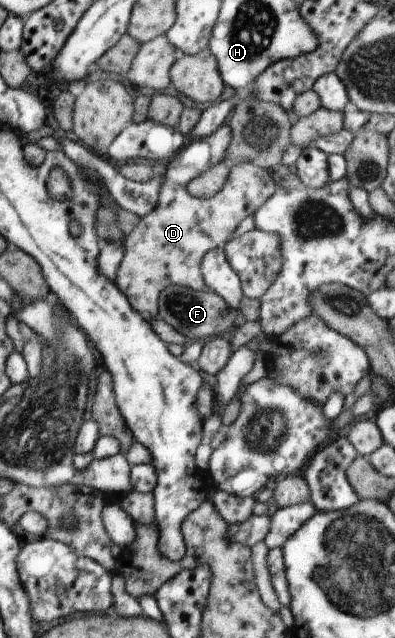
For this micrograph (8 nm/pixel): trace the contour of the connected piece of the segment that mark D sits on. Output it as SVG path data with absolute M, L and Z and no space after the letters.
M227 123L207 137L192 140L190 144L186 144L175 156L173 156L166 165L162 174L163 181L159 187L157 206L151 213L140 218L139 223L131 233L124 237L124 255L120 262L119 269L115 273L115 285L124 293L125 299L132 305L133 311L140 313L144 320L153 321L158 317L159 299L163 291L173 286L185 286L191 290L200 291L206 289L203 281L203 273L200 269L200 263L203 261L204 255L217 245L223 245L233 229L239 225L241 219L254 215L257 209L275 193L275 183L271 181L269 173L259 169L255 164L240 163L229 169L229 175L225 179L225 183L215 195L209 198L197 198L189 195L185 185L195 179L197 175L209 171L215 163L219 163L226 155L229 143L232 140L231 129Z

